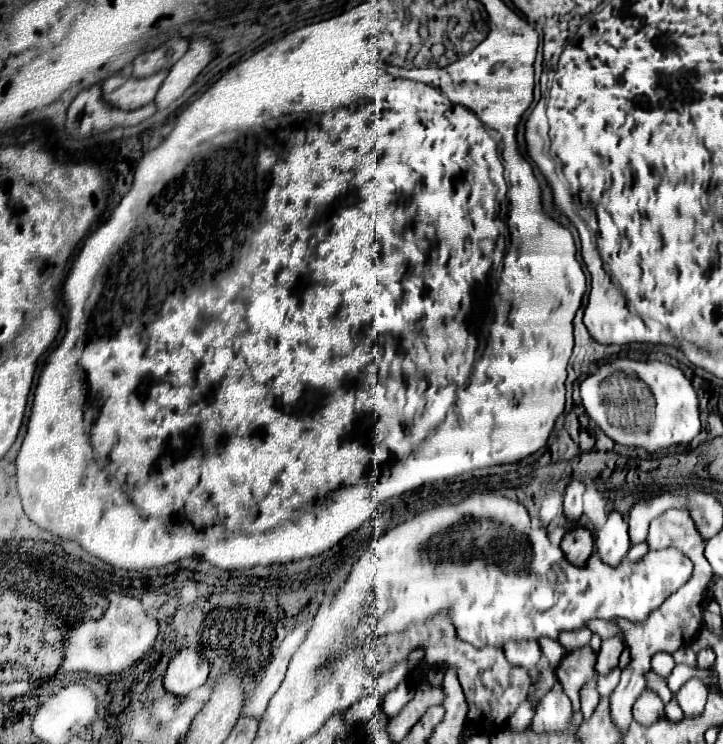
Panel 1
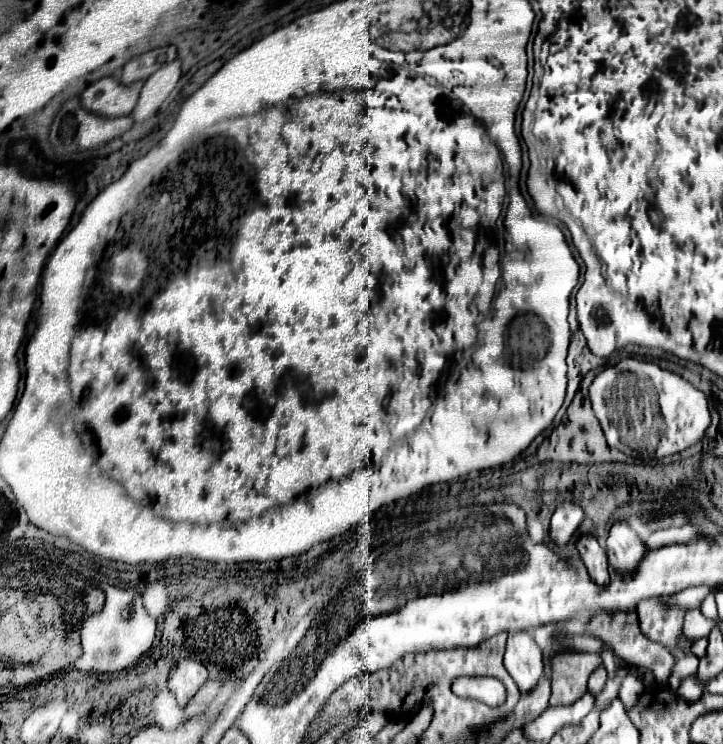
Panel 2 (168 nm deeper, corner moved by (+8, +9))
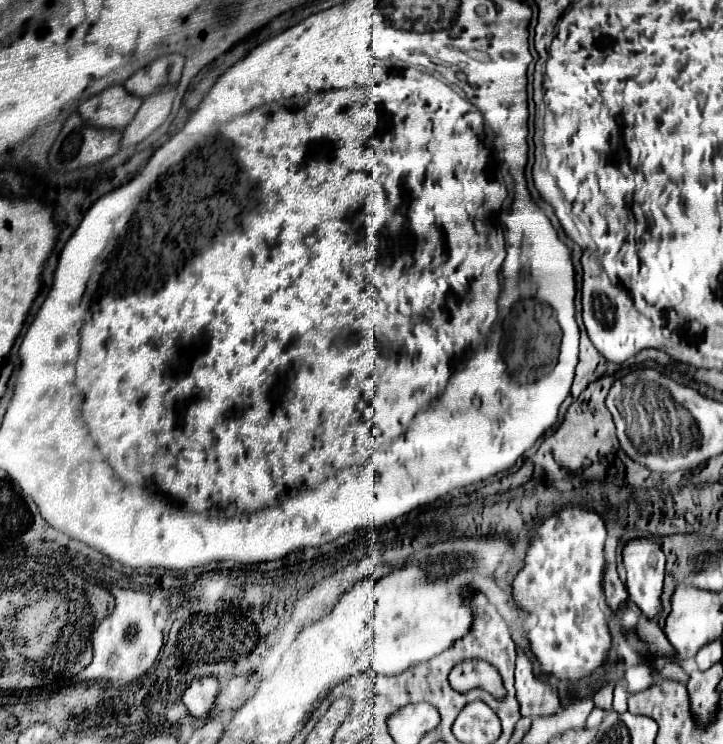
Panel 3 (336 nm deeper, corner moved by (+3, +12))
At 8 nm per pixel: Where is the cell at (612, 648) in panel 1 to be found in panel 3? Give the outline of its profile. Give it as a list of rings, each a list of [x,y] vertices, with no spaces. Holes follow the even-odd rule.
[[[603,682],[595,692],[593,692],[593,702],[597,708],[611,710],[611,698],[613,698],[613,682]]]

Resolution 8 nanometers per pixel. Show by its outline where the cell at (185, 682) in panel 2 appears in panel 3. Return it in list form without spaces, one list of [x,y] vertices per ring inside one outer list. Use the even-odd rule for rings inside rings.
[[[205,676],[199,680],[193,680],[189,688],[183,692],[183,704],[187,706],[191,716],[205,716],[213,708],[215,694],[219,690],[219,682],[213,676]]]

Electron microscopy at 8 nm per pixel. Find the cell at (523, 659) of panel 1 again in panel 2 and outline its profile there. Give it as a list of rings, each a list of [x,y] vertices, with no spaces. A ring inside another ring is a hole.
[[[516,633],[508,637],[504,665],[522,695],[528,695],[544,673],[542,651],[528,633]]]

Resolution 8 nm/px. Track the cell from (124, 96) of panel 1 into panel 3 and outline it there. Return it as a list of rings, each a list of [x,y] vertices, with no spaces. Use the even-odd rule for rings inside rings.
[[[109,86],[87,98],[79,106],[79,114],[91,126],[123,130],[137,114],[141,102],[139,96],[131,96],[123,86]]]

